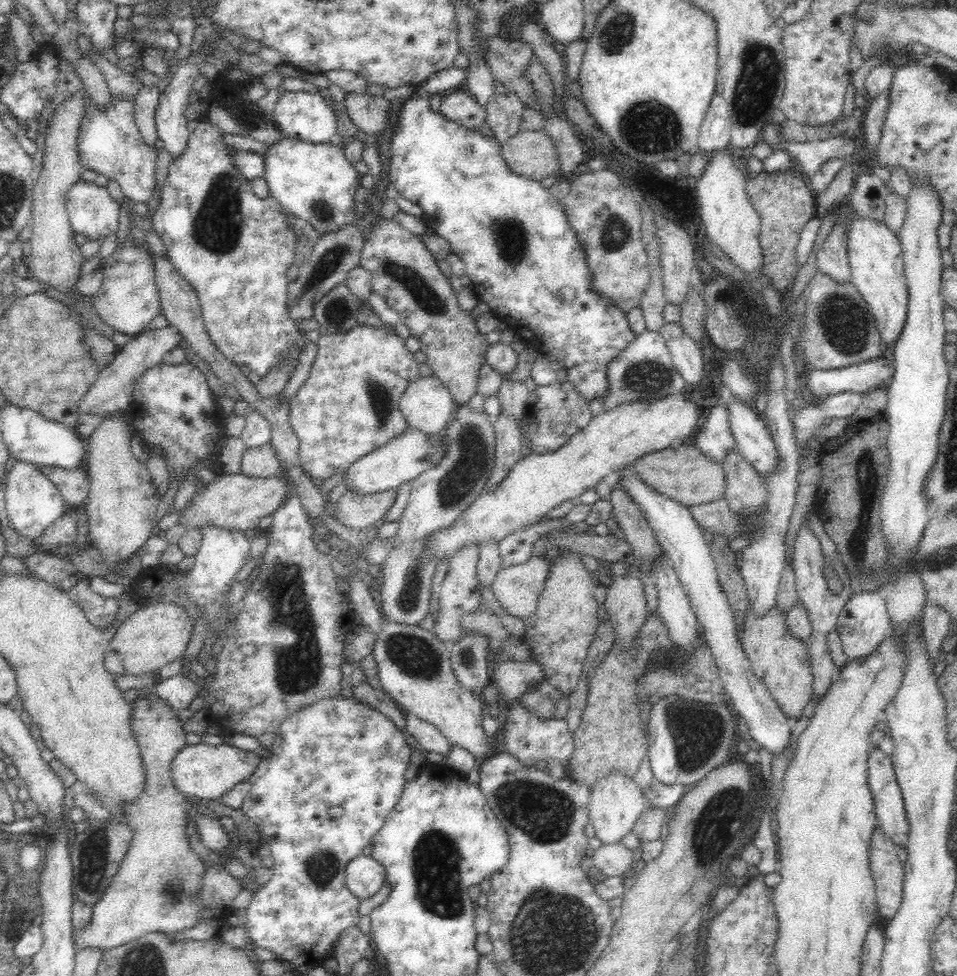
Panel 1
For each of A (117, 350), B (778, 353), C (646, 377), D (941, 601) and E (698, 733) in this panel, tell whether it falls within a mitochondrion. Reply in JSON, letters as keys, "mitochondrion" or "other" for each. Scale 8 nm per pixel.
{"A":"other","B":"other","C":"mitochondrion","D":"other","E":"mitochondrion"}

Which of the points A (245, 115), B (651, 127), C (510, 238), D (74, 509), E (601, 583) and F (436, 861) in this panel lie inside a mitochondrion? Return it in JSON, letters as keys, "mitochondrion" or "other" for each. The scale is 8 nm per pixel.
{"A":"other","B":"mitochondrion","C":"mitochondrion","D":"other","E":"other","F":"mitochondrion"}

